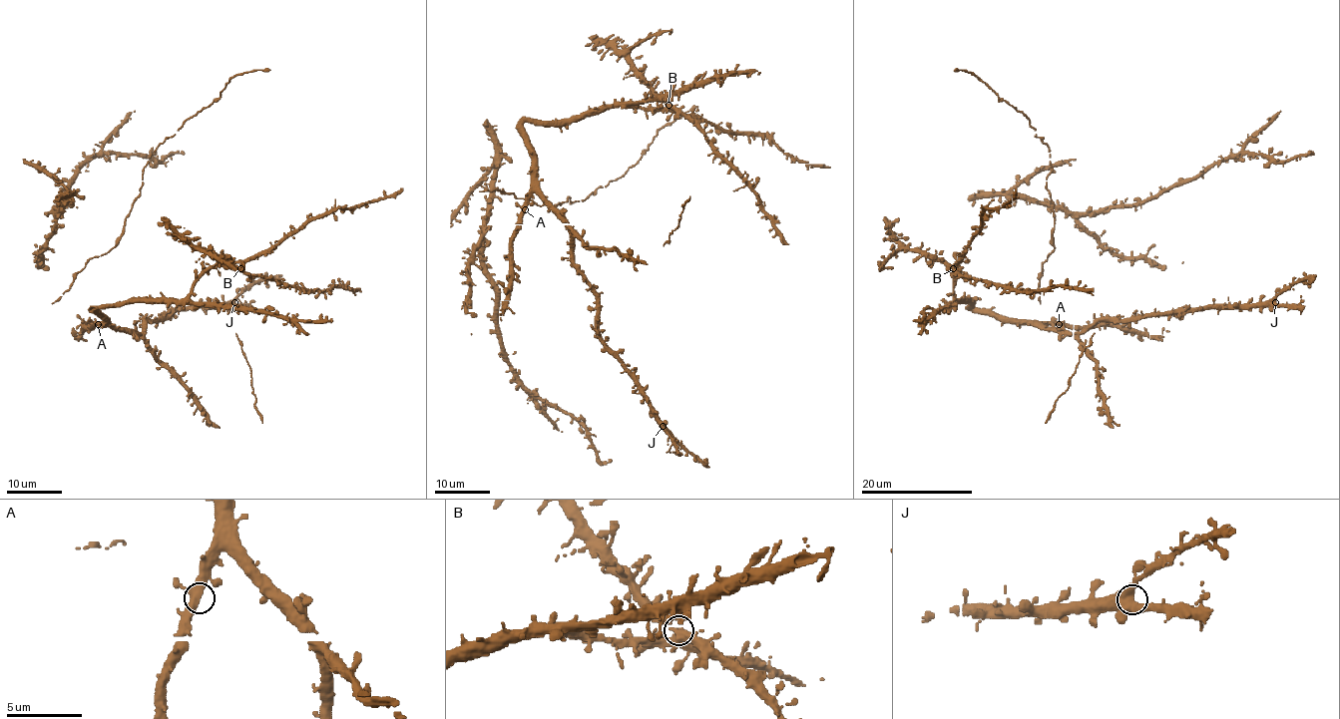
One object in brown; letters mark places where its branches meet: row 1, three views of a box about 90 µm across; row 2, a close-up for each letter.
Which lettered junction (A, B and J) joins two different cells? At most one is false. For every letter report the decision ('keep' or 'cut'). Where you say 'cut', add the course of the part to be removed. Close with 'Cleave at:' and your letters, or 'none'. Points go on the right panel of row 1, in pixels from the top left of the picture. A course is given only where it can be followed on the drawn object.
A: keep
B: keep
J: keep
Cleave at: none

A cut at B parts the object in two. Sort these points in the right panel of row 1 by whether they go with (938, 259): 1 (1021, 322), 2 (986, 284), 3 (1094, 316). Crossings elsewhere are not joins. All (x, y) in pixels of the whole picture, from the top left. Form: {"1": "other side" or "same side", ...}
{"1": "same side", "2": "other side", "3": "same side"}

